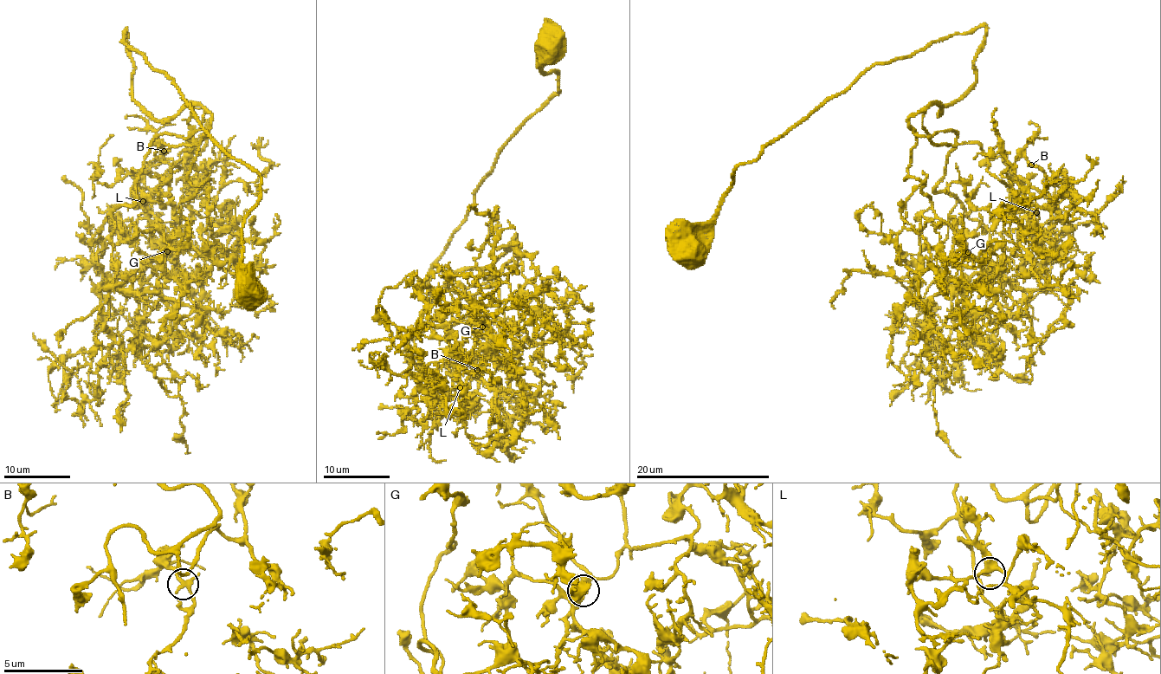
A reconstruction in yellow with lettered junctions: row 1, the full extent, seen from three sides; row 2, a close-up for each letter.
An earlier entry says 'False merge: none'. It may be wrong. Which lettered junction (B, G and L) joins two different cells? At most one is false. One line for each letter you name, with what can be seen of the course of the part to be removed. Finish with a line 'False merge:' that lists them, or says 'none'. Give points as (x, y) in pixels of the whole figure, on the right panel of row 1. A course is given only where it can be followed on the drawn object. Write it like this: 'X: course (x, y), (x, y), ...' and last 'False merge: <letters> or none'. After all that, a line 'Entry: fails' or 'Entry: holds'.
G: course (967, 251), (987, 272), (1016, 288), (1072, 287), (1079, 292), (1074, 296), (1021, 253), (1003, 227), (1003, 206)
False merge: G
Entry: fails

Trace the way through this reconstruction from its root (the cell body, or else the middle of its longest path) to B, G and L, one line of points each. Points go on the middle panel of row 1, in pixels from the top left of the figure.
B: (549, 47), (558, 93), (429, 274), (516, 236), (493, 339), (446, 349), (462, 410), (477, 369)
G: (549, 47), (558, 93), (429, 274), (433, 302), (516, 236), (481, 327)
L: (549, 47), (558, 93), (429, 274), (433, 302), (516, 236), (467, 321), (493, 339), (446, 349), (460, 387)

